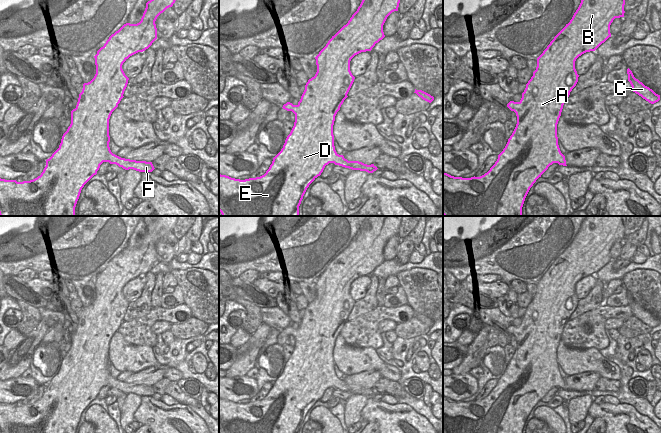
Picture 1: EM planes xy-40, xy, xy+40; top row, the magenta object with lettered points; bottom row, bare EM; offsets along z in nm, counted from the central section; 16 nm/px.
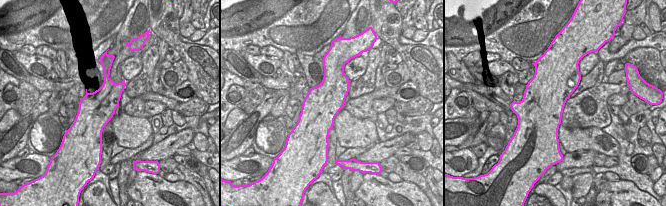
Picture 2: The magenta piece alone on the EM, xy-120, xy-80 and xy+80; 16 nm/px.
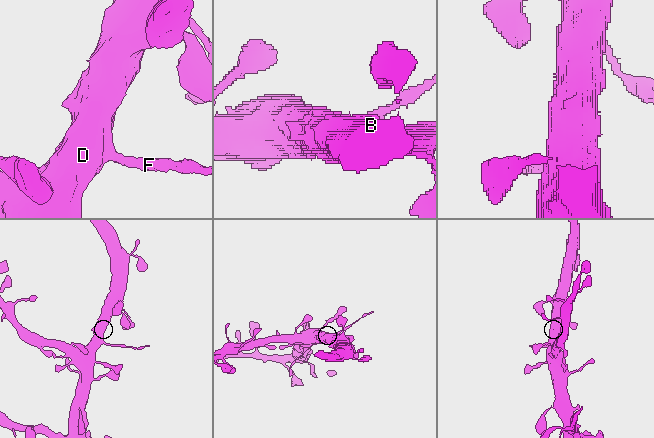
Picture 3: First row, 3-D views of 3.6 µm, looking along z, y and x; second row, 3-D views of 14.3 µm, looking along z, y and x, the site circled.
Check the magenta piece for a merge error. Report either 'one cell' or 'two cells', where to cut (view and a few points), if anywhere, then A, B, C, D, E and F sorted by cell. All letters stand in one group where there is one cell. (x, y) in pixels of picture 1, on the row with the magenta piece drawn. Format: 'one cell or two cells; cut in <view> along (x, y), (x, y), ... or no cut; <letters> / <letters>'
two cells; cut in xy along (343, 156), (335, 159), (333, 162); A B C D E / F

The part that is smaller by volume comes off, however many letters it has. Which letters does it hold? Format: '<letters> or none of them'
F

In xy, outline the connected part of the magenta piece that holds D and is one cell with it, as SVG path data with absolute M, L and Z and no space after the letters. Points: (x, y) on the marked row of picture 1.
M362 0L348 23L332 36L315 57L317 72L306 83L298 104L287 102L282 107L295 114L295 122L283 148L273 158L266 173L245 180L219 174L219 211L222 216L299 216L299 206L309 185L321 175L326 165L334 163L335 159L343 158L343 155L339 155L335 150L333 125L335 116L348 97L347 94L355 79L350 71L350 61L361 52L371 51L375 44L385 37L383 25L392 12L398 11L399 3L400 0Z

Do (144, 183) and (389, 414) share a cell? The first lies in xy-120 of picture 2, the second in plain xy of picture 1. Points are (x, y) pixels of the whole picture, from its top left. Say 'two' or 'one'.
one

